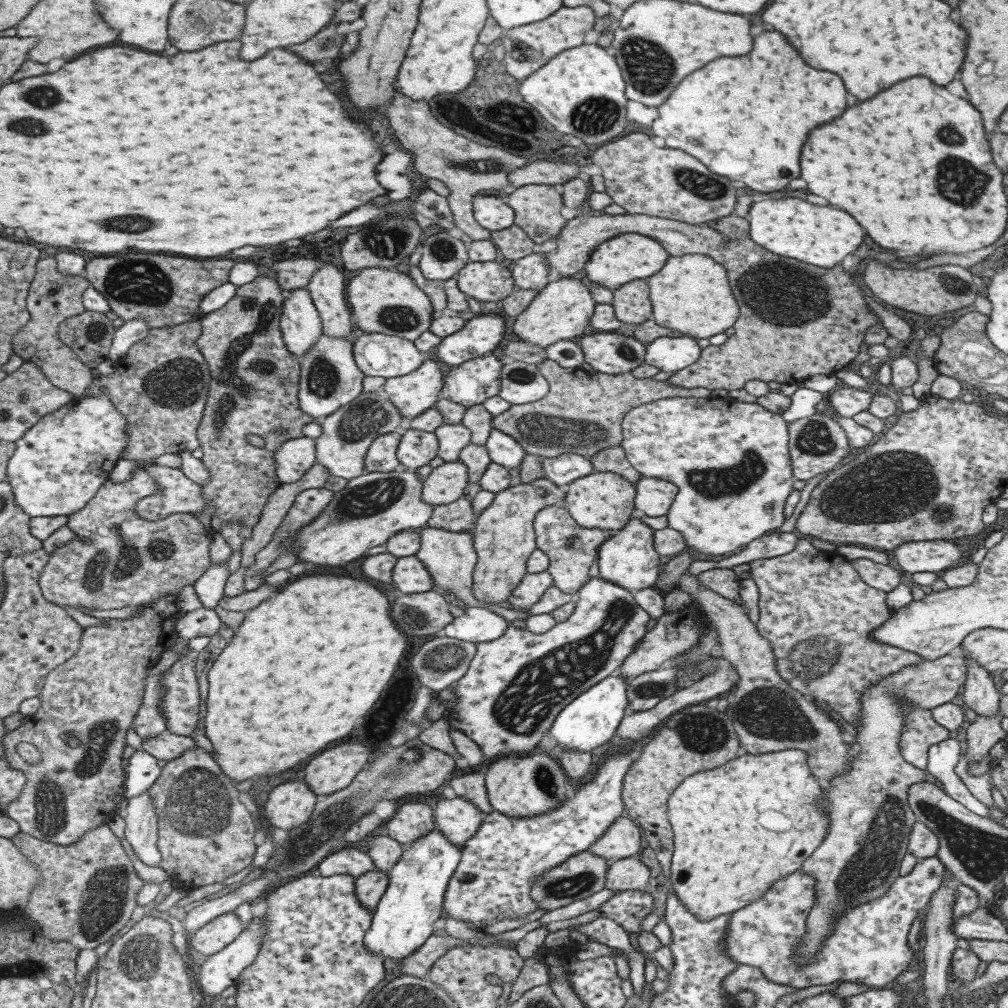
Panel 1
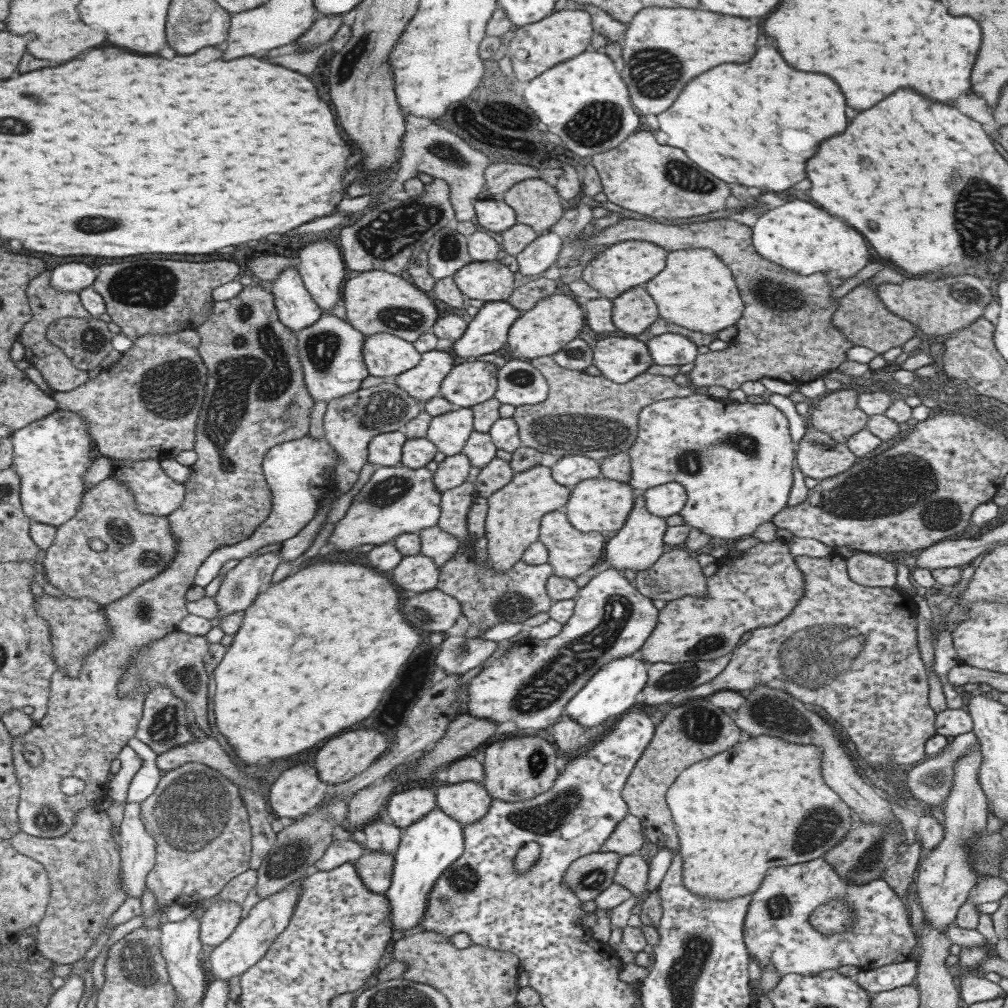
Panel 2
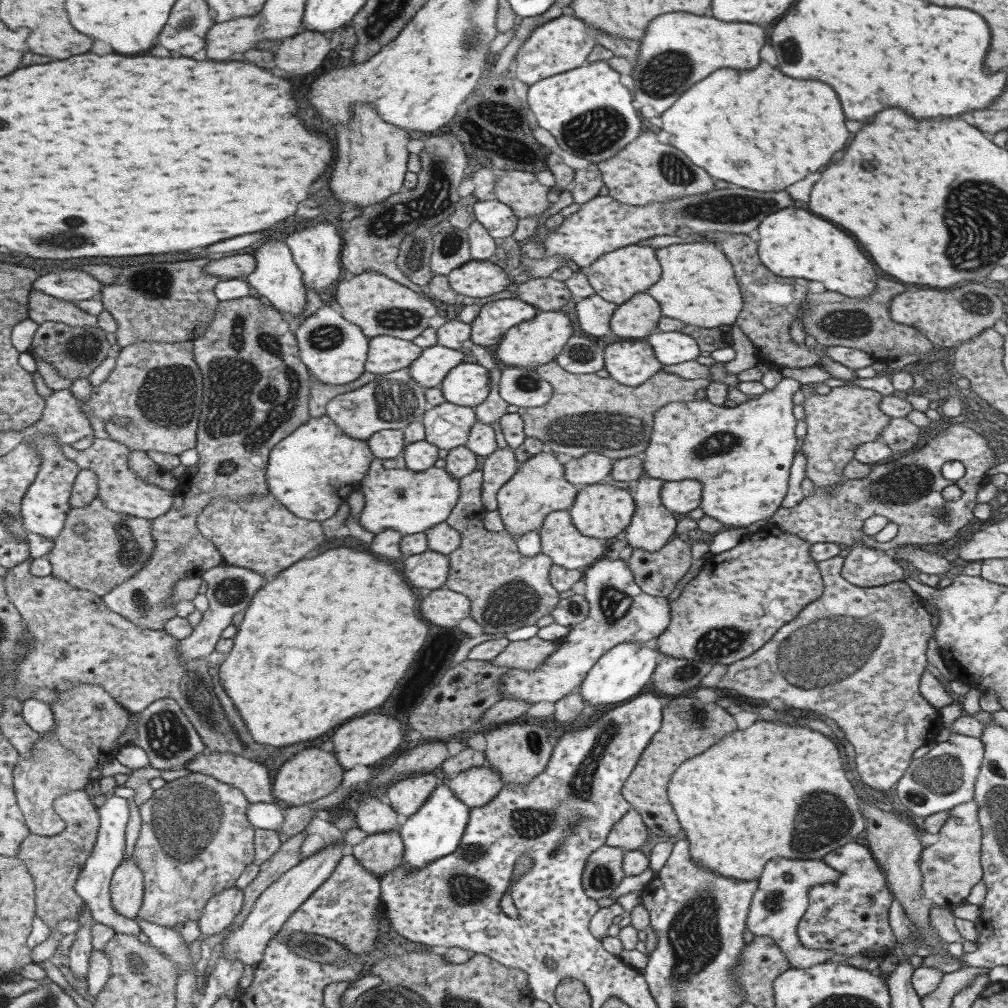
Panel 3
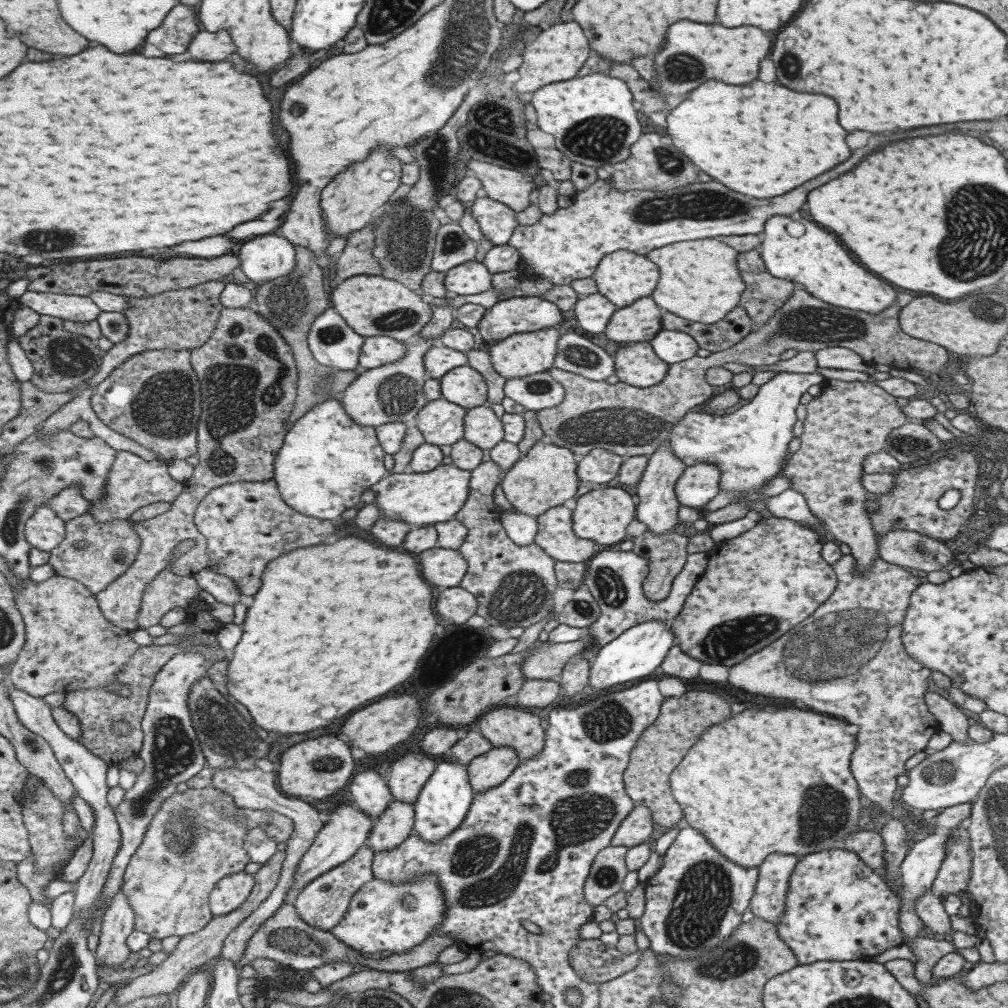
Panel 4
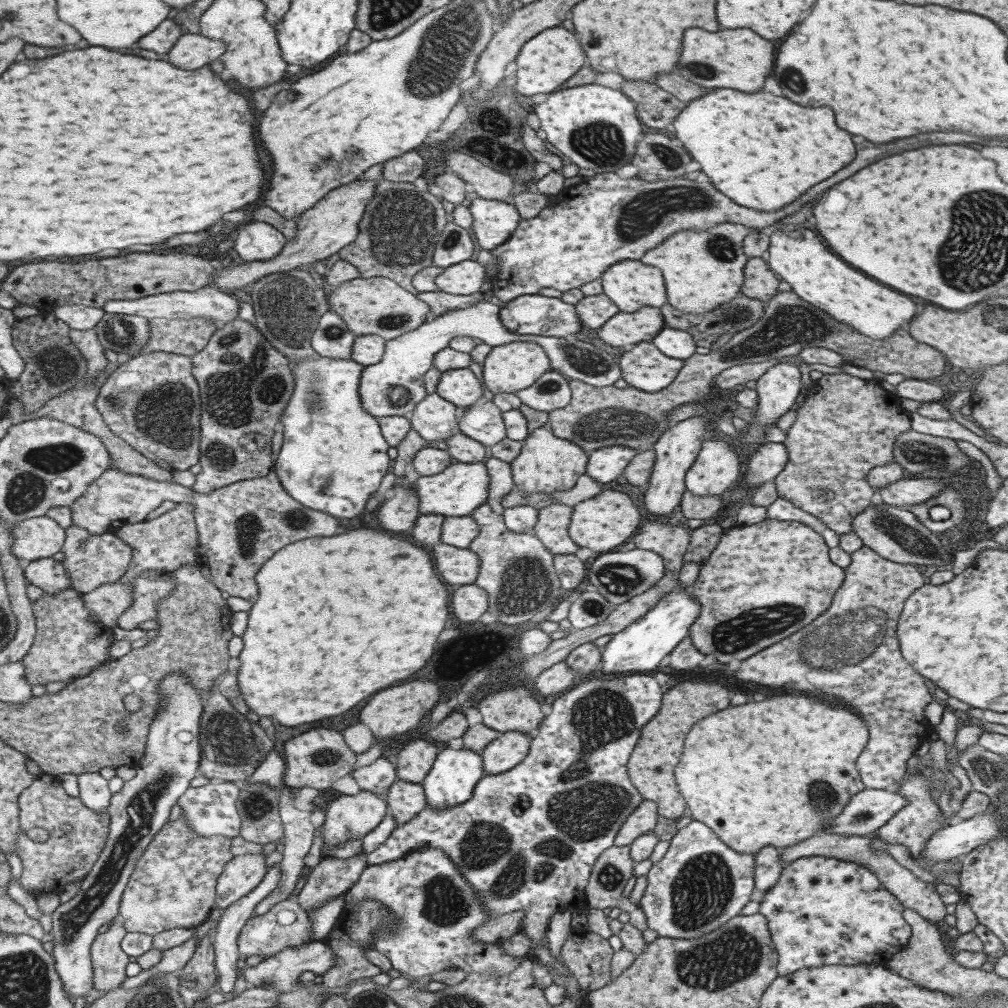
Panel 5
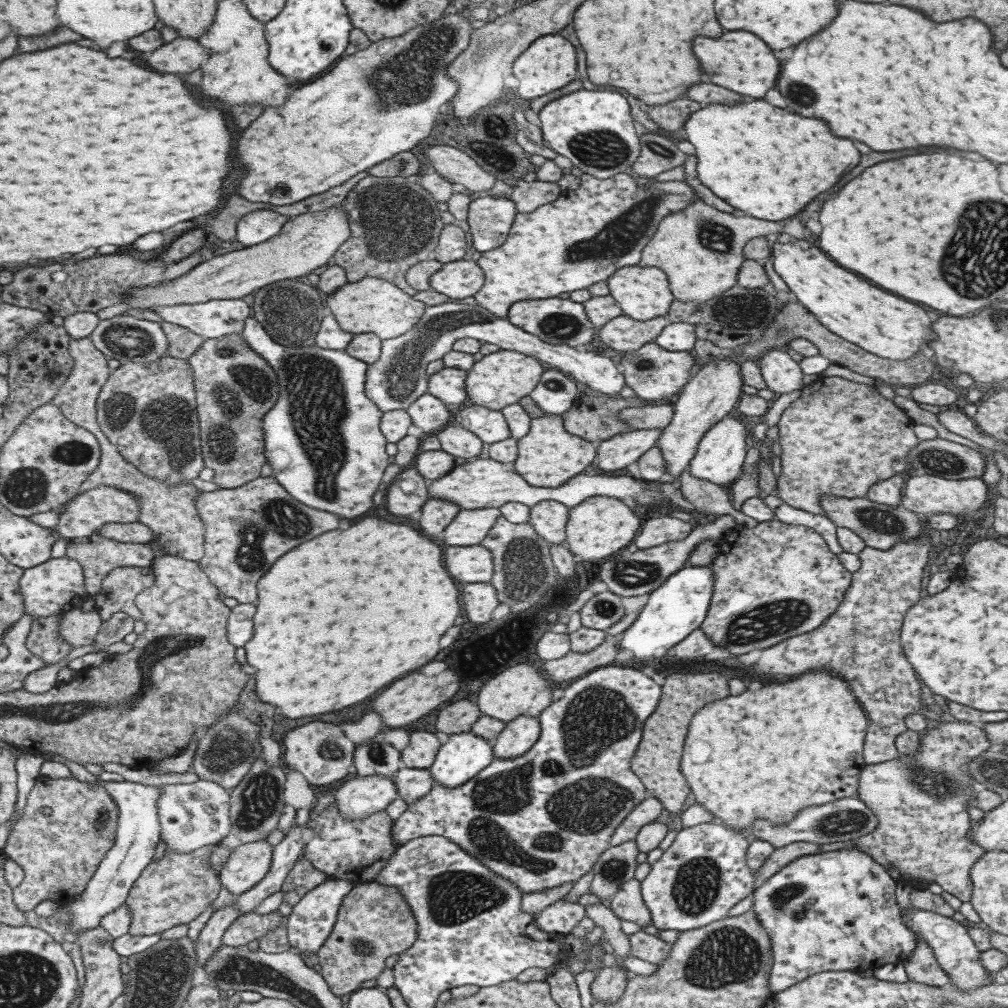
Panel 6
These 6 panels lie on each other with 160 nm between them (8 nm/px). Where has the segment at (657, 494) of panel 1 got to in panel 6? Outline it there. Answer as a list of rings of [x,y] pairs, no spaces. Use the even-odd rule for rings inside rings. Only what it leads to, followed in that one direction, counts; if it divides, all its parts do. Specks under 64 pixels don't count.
[[[725,415],[719,422],[712,424],[699,439],[695,452],[688,464],[688,471],[695,477],[727,488],[741,476],[745,458],[746,430],[741,422]]]

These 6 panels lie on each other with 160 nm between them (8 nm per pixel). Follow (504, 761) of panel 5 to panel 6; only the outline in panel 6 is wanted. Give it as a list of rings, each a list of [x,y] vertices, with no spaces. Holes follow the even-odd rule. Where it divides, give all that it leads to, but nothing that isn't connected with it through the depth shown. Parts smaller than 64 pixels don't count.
[[[519,715],[505,723],[493,739],[494,758],[515,758],[529,750],[540,733],[538,717]]]

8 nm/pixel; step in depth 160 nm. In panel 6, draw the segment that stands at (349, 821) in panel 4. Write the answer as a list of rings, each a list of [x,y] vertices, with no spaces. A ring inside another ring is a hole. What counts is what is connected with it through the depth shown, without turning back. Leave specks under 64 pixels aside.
[[[356,775],[341,783],[334,793],[341,816],[353,820],[385,809],[397,791],[392,777]]]

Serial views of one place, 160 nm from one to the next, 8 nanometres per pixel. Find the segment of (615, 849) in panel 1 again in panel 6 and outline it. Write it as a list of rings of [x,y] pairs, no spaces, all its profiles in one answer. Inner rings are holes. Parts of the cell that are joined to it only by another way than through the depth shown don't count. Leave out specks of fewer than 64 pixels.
[[[647,795],[615,827],[608,840],[609,846],[634,840],[637,831],[648,822],[654,821],[661,810],[663,810],[662,804],[656,798]]]

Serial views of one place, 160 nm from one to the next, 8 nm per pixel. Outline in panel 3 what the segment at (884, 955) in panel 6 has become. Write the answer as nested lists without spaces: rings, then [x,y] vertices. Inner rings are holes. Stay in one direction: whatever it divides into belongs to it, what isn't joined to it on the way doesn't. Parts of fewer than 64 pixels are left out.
[[[857,843],[843,844],[843,846],[838,846],[835,850],[824,854],[820,860],[835,870],[838,877],[833,882],[815,885],[808,890],[807,906],[796,928],[801,946],[832,950],[837,954],[848,954],[848,956],[866,953],[869,950],[879,950],[884,946],[896,949],[895,936],[887,919],[887,910],[889,910],[892,894],[868,847]]]

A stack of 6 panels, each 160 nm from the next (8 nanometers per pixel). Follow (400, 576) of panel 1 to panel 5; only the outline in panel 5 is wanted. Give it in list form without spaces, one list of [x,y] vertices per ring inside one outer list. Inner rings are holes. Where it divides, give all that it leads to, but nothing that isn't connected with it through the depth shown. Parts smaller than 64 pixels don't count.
[[[439,543],[431,548],[434,568],[441,580],[450,586],[471,585],[475,582],[479,561],[468,549],[457,549]]]

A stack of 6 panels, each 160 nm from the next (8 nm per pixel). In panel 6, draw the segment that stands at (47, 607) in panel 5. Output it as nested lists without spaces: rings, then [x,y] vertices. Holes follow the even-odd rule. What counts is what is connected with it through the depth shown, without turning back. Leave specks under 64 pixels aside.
[[[61,613],[31,620],[24,645],[47,665],[59,662],[72,648],[59,635]]]

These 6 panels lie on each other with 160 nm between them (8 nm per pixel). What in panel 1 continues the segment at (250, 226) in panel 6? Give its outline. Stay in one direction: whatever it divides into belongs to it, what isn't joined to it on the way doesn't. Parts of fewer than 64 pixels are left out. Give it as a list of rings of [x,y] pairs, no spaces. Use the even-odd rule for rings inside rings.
[[[306,289],[289,291],[289,298],[282,302],[278,325],[283,342],[293,356],[301,358],[315,344],[322,333],[322,324]]]

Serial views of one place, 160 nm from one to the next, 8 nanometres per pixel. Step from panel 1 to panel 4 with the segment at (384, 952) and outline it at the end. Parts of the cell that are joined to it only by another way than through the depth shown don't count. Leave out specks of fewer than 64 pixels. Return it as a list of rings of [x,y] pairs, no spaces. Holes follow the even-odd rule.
[[[437,759],[435,770],[421,785],[412,804],[414,821],[411,833],[417,833],[424,841],[430,843],[444,839],[462,823],[473,797],[465,765],[451,762],[449,759]]]

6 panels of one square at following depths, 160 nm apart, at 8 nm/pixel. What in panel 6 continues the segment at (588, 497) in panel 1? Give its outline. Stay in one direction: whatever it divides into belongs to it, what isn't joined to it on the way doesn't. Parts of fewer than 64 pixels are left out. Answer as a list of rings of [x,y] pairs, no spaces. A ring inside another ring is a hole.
[[[592,497],[569,509],[564,528],[565,547],[582,561],[598,561],[619,549],[626,548],[639,530],[639,526],[639,518],[618,499]]]

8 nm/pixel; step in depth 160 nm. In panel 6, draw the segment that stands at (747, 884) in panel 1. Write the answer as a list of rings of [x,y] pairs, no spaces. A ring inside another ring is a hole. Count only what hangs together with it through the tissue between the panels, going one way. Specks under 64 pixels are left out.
[[[810,670],[799,676],[787,678],[787,682],[771,682],[771,684],[761,686],[755,692],[753,690],[743,690],[737,696],[727,696],[727,698],[721,698],[717,702],[709,702],[701,710],[697,710],[697,714],[693,714],[693,718],[689,722],[689,730],[687,730],[687,736],[685,736],[685,742],[683,743],[679,771],[685,777],[695,801],[701,803],[723,826],[745,836],[749,841],[747,834],[750,834],[750,832],[748,830],[755,819],[767,819],[774,825],[785,824],[801,808],[827,804],[827,802],[854,795],[860,770],[864,765],[862,748],[868,725],[869,720],[865,711],[856,701],[856,696],[851,692],[844,679],[837,678],[836,675],[828,671]]]

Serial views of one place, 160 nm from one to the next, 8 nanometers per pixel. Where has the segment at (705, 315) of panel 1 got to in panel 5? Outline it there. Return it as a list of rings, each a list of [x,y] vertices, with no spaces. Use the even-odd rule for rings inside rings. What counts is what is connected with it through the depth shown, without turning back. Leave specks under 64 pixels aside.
[[[730,222],[709,227],[704,231],[680,230],[670,234],[667,238],[664,238],[664,241],[649,249],[641,256],[639,261],[649,266],[657,266],[661,271],[662,279],[665,280],[664,290],[667,292],[667,304],[685,314],[707,313],[740,293],[743,284],[742,270],[747,259],[742,253],[742,240],[752,230],[759,229]]]

